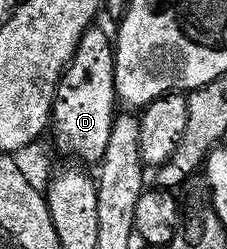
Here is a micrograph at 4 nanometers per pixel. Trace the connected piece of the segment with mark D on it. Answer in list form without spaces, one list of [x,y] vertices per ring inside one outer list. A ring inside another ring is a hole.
[[[90,26],[84,32],[70,63],[60,76],[56,87],[55,98],[52,103],[52,130],[56,132],[58,143],[66,144],[70,151],[86,162],[99,163],[105,154],[111,134],[112,121],[116,114],[118,97],[113,80],[113,66],[115,64],[115,49],[111,37],[97,26]]]

